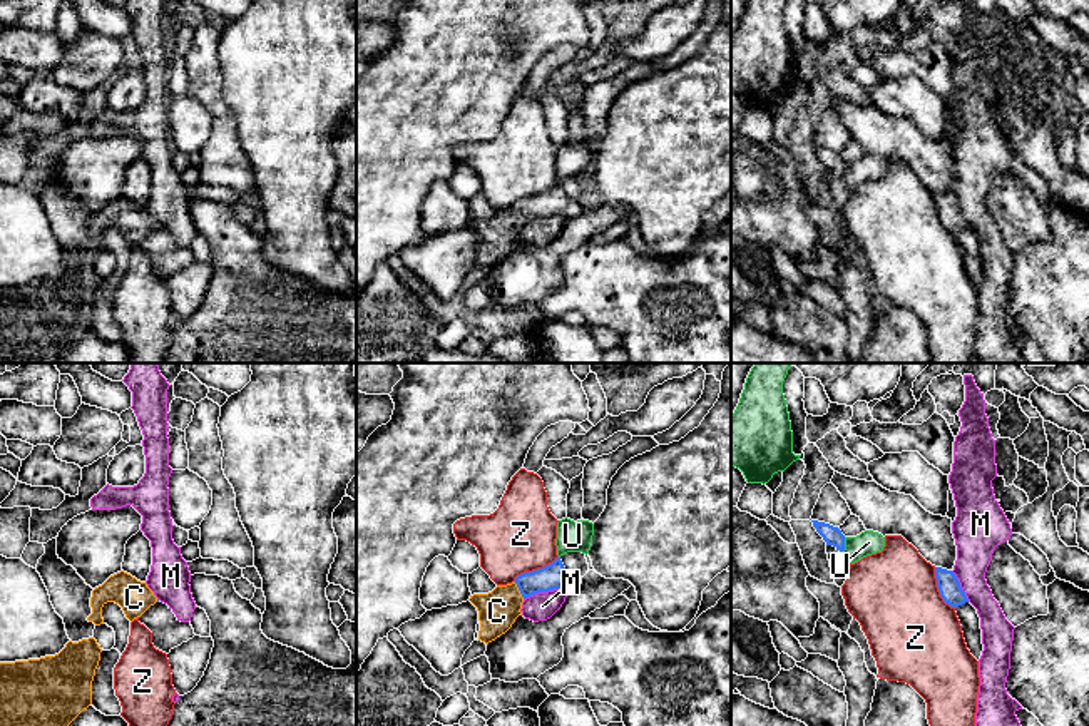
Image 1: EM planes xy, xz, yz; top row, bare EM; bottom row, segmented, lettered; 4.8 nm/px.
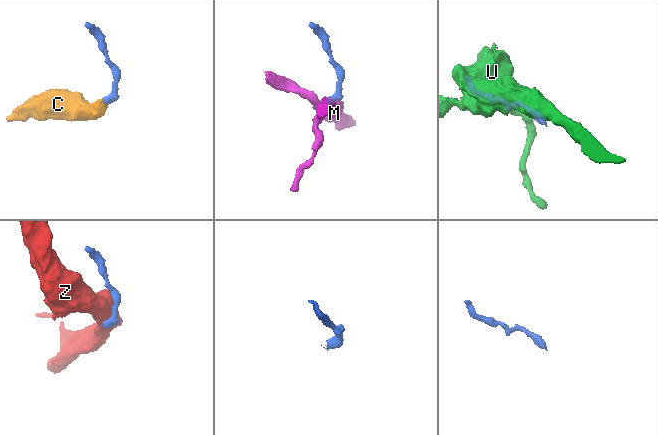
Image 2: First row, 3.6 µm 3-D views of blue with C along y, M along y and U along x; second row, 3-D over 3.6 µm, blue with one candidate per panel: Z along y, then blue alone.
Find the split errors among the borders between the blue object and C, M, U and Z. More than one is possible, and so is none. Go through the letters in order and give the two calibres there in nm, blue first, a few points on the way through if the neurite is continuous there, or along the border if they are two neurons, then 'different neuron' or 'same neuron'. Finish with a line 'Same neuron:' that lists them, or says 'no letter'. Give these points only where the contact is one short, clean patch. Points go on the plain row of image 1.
C: 130 nm thick on the blue side, 190 nm on the other; runs through xz (554, 201), (529, 208), (519, 214), (497, 236); same neuron
M: 130 nm thick on the blue side, 140 nm on the other; border along xz (561, 213), (539, 216), (524, 224); different neuron
U: 90 nm thick on the blue side, 120 nm on the other; different neuron
Z: 130 nm thick on the blue side, 340 nm on the other; border along xz (557, 181), (541, 193), (521, 198), (512, 206); different neuron
Same neuron: C

